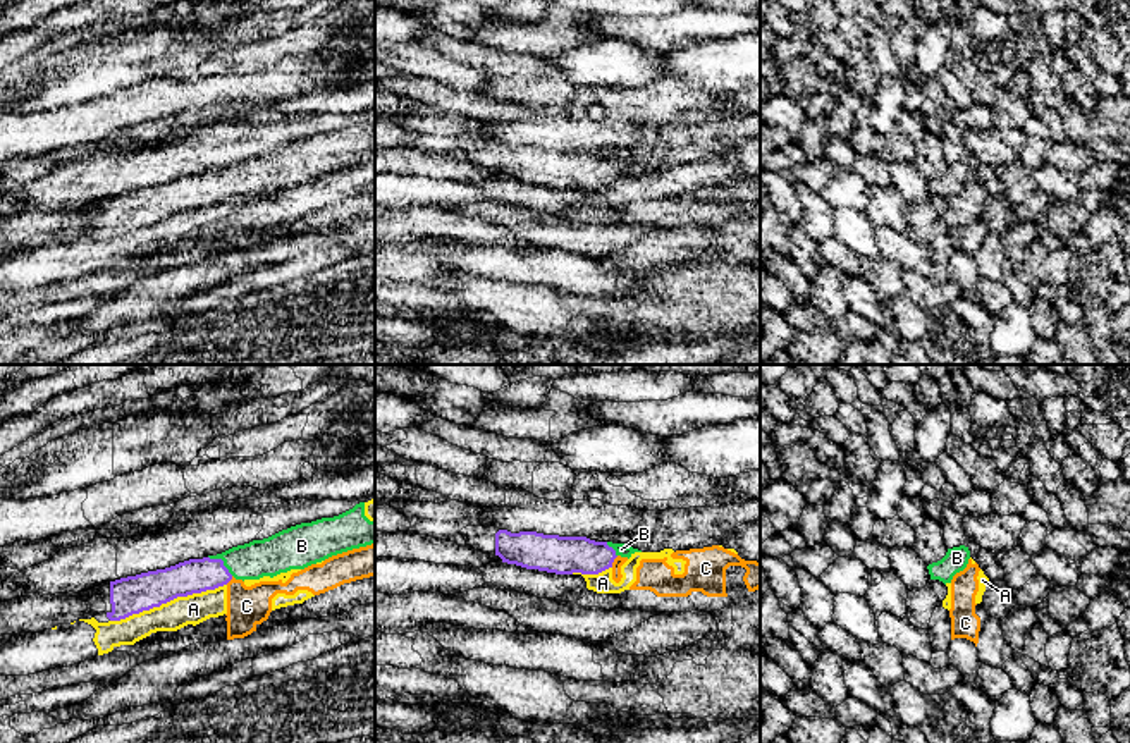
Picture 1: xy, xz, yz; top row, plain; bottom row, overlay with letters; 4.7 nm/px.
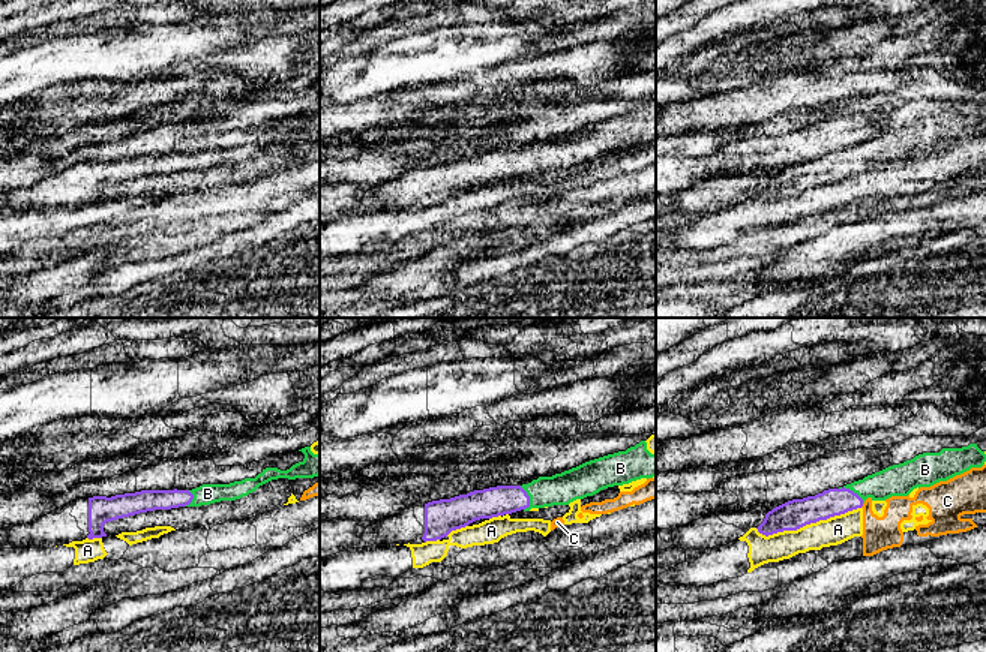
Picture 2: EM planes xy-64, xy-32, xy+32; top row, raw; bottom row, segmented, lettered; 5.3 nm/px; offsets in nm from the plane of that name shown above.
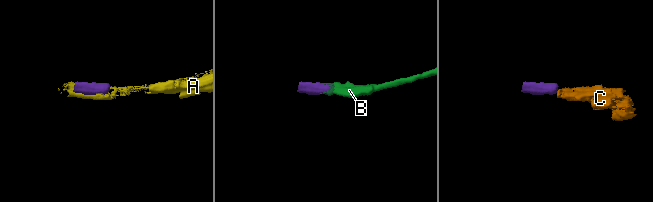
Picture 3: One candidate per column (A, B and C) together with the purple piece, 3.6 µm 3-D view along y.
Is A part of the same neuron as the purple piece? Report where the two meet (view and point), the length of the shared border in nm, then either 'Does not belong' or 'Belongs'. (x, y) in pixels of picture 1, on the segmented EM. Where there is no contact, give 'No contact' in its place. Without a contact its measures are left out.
Touches purple at xy (167, 601). Shared border 550 nm. Does not belong

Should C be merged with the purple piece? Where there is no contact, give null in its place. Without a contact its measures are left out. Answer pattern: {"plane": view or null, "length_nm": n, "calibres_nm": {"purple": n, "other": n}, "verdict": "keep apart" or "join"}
{"plane": "xz", "length_nm": 70, "calibres_nm": {"purple": 180, "other": 50}, "verdict": "keep apart"}

